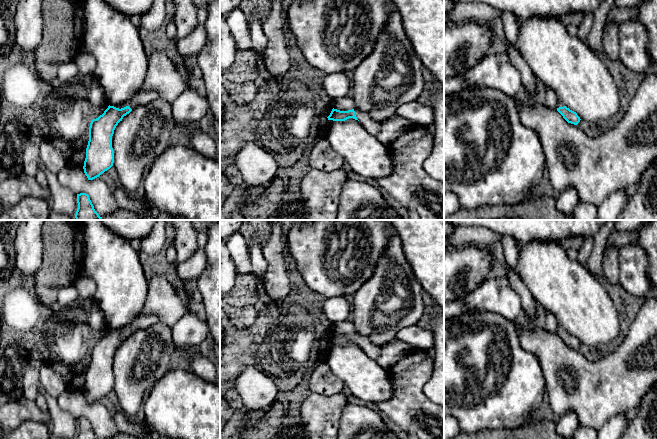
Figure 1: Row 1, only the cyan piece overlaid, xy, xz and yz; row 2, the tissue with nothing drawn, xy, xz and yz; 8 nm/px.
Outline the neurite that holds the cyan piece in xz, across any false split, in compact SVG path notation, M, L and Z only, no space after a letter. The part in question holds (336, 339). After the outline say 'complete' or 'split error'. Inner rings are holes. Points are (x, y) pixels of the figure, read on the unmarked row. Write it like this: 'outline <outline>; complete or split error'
outline M333 332L330 339L327 342L328 344L333 345L345 345L349 342L359 344L363 348L367 356L374 360L376 360L379 357L382 348L382 346L373 344L368 337L360 335L358 333L340 335Z; split error

